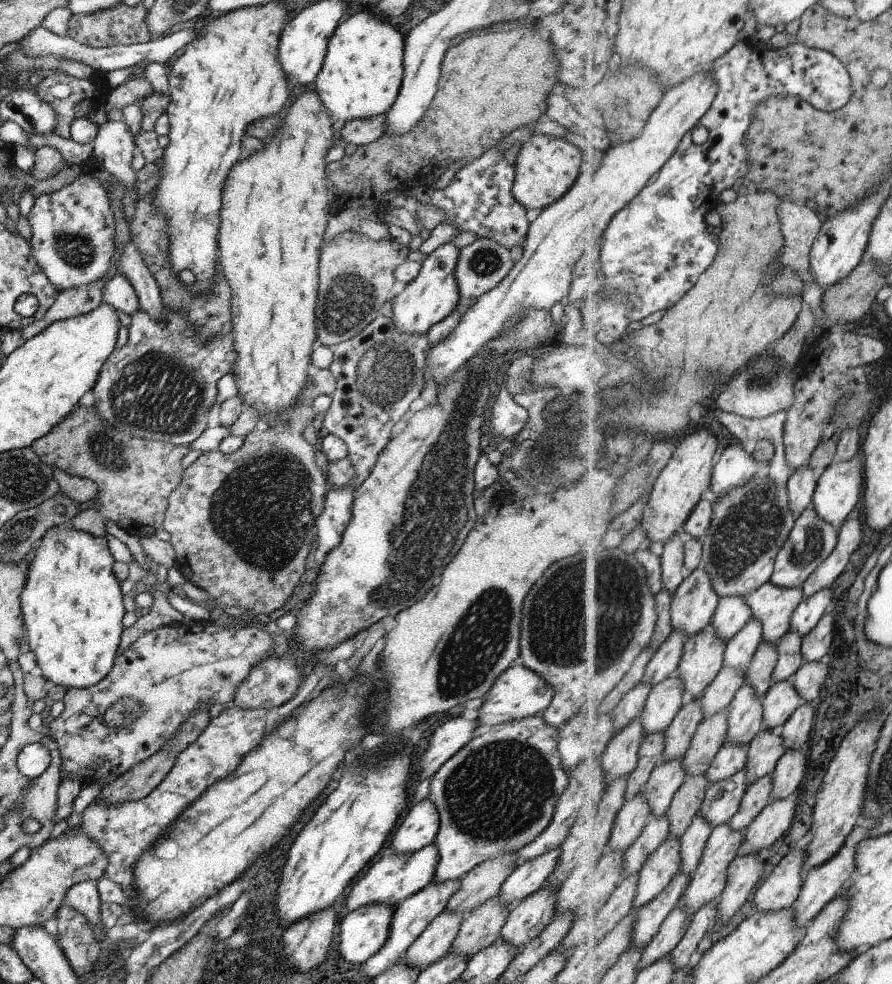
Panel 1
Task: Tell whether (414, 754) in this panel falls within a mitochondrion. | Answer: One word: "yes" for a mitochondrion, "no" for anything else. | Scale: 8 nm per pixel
no

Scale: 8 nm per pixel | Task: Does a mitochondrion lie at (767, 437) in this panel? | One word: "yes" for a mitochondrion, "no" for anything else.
no

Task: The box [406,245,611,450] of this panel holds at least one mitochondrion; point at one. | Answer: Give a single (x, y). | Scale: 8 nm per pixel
(572, 408)

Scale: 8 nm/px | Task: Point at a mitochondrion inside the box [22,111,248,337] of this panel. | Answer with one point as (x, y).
(75, 249)

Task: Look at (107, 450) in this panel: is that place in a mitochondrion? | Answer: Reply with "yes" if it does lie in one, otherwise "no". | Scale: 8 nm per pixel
yes

